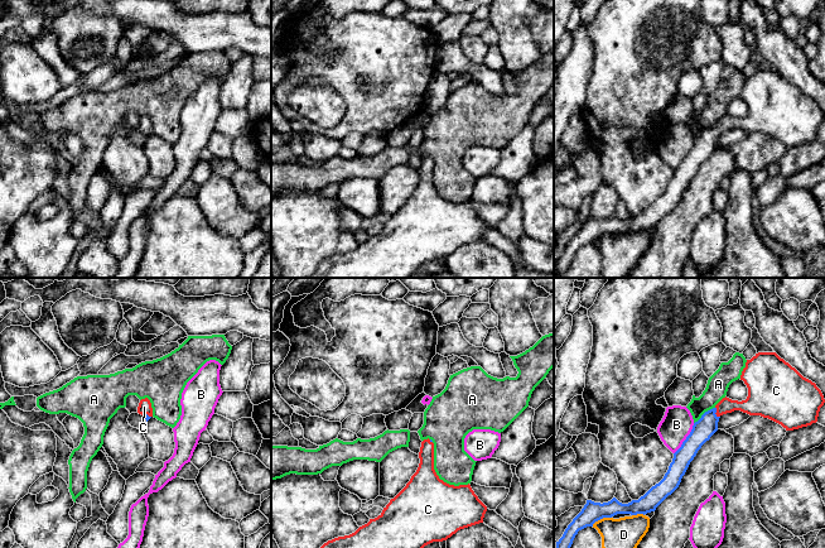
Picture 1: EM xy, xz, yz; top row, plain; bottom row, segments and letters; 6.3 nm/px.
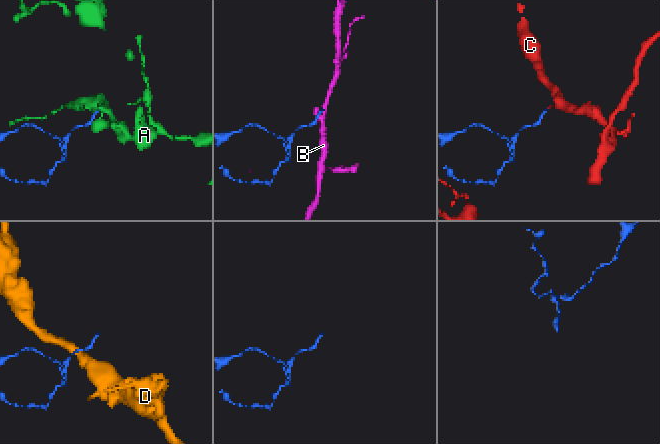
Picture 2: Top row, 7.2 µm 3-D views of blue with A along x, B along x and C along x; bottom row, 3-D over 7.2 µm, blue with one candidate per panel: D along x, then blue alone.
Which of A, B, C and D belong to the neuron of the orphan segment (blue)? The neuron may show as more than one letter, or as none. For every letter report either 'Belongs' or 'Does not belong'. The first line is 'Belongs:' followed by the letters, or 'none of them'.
Belongs: C
A: Does not belong
B: Does not belong
C: Belongs
D: Does not belong

